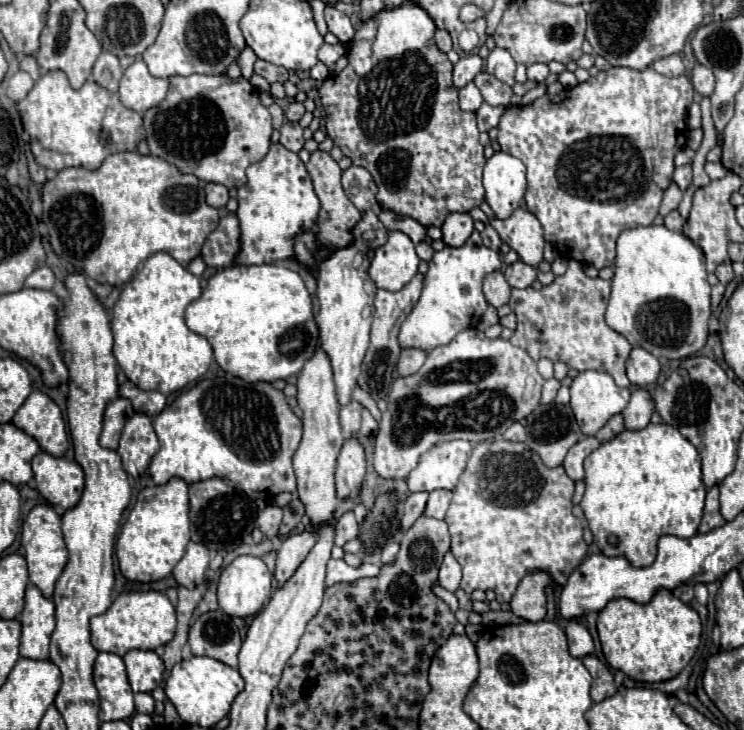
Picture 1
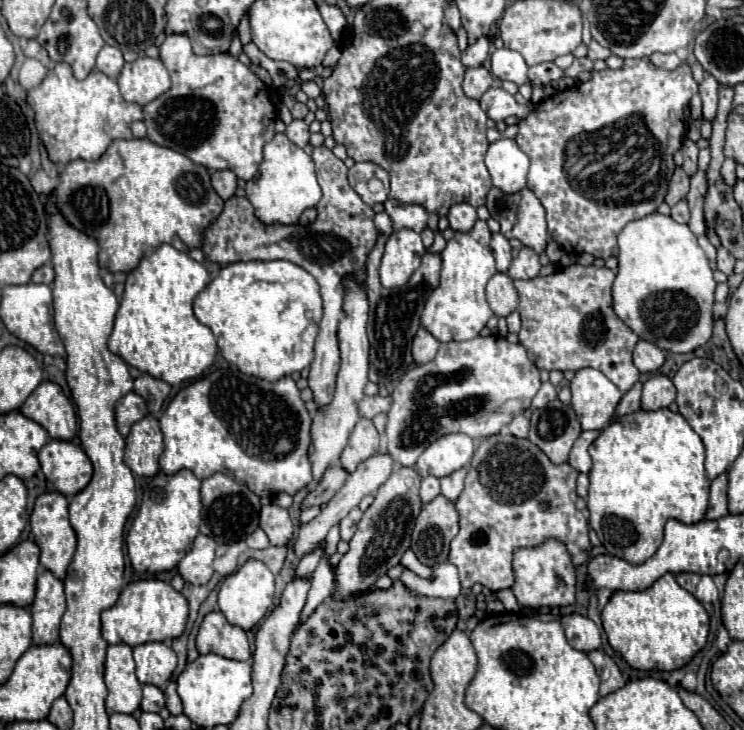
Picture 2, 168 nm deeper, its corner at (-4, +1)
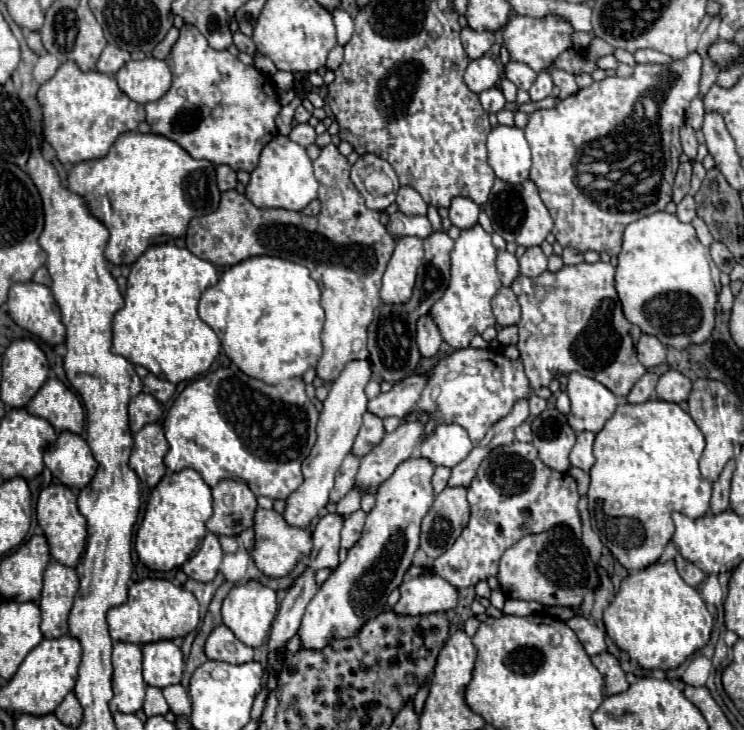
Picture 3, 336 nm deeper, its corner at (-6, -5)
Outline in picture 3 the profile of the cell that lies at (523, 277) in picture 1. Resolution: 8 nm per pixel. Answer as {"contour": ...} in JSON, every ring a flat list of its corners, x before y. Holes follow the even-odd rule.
{"contour":[[528,247,526,253,520,257,520,275,538,277,546,271,548,259,540,247]]}

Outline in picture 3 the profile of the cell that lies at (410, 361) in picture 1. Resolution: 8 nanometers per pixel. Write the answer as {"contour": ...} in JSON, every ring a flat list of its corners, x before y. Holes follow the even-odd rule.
{"contour":[[426,313,424,317,420,317,418,325,416,325,416,343,418,343,418,349,424,357,432,357,436,355,436,351,440,349,442,345,442,335,440,335,440,329,438,325,434,323,432,315]]}

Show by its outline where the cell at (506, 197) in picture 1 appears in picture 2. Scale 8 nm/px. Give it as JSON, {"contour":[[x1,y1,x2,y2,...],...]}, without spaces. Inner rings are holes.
{"contour":[[500,139,488,147,486,167,492,177,492,185,502,193,512,195,526,187,526,175,530,159,518,149,514,139]]}

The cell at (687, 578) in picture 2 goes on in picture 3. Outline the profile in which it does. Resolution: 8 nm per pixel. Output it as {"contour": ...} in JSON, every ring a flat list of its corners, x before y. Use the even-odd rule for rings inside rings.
{"contour":[[676,553,676,557,674,557,674,561,676,561,676,567,678,567,678,573,680,573,680,577,688,583,688,585,692,585,692,587,698,587,702,581,704,581,704,577,706,577,706,573,702,571,702,569,698,569,696,565,692,565,690,561,686,561,680,553]]}

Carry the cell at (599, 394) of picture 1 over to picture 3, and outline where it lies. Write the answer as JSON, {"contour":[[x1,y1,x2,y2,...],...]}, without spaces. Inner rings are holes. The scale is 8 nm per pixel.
{"contour":[[580,373,568,375,566,393,572,407,568,413,568,425,572,425,574,431,598,433,614,415,618,405,618,399,612,391]]}

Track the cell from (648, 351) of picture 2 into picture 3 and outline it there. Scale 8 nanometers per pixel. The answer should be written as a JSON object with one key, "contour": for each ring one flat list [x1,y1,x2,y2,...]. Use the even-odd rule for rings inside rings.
{"contour":[[642,333,636,345,638,351,638,359,646,369,652,369,656,365,660,365,666,359,666,347,652,335]]}

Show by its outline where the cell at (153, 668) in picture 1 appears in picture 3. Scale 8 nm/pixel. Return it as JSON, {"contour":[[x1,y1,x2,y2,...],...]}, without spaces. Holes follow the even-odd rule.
{"contour":[[154,641,142,647,144,653,144,681,154,687,168,687,180,683,184,673,182,651,174,641]]}

